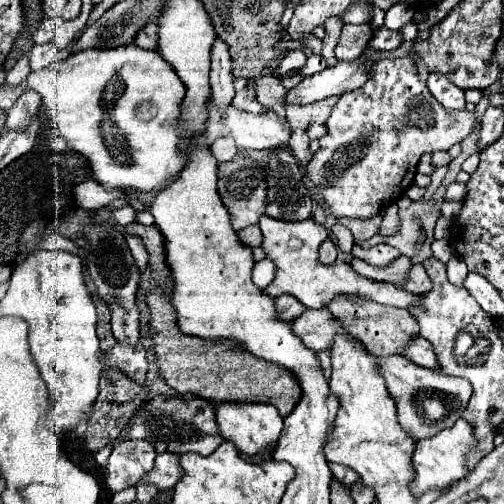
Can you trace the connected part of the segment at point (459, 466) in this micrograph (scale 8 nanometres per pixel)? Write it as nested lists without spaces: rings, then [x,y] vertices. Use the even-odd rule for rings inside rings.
[[[458,420],[452,428],[442,430],[440,434],[432,436],[432,438],[422,438],[416,442],[416,450],[412,454],[412,466],[414,466],[414,480],[410,482],[410,492],[414,496],[420,496],[426,490],[434,490],[434,488],[446,488],[452,482],[458,482],[466,470],[464,470],[464,462],[466,462],[466,454],[468,448],[474,444],[474,436],[472,436],[472,428],[466,420]]]

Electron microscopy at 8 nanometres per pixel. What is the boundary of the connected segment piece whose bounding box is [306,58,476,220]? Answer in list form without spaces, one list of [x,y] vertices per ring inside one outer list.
[[[410,58],[380,60],[374,62],[368,80],[362,88],[346,92],[340,96],[338,104],[326,122],[326,136],[320,138],[320,148],[306,166],[308,178],[314,182],[314,192],[326,202],[336,218],[360,218],[370,220],[378,216],[386,206],[394,204],[404,196],[410,184],[414,184],[416,164],[424,152],[446,150],[466,138],[476,126],[474,112],[450,112],[436,98],[432,98],[426,82],[418,78],[416,66]]]

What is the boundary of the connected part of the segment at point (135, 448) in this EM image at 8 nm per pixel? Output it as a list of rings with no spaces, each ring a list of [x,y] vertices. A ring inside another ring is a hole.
[[[126,440],[116,444],[106,464],[108,490],[116,492],[134,486],[144,474],[154,468],[156,456],[158,452],[152,450],[152,444],[144,440]]]

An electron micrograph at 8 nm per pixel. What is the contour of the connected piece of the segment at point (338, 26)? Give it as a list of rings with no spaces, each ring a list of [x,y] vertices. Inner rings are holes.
[[[330,16],[330,18],[324,22],[326,36],[322,38],[322,44],[324,44],[324,48],[322,48],[322,58],[326,60],[326,68],[332,68],[332,66],[338,64],[338,60],[336,60],[336,56],[334,56],[334,46],[336,46],[336,42],[338,42],[338,38],[340,38],[342,26],[344,26],[344,22],[342,22],[340,16]]]

